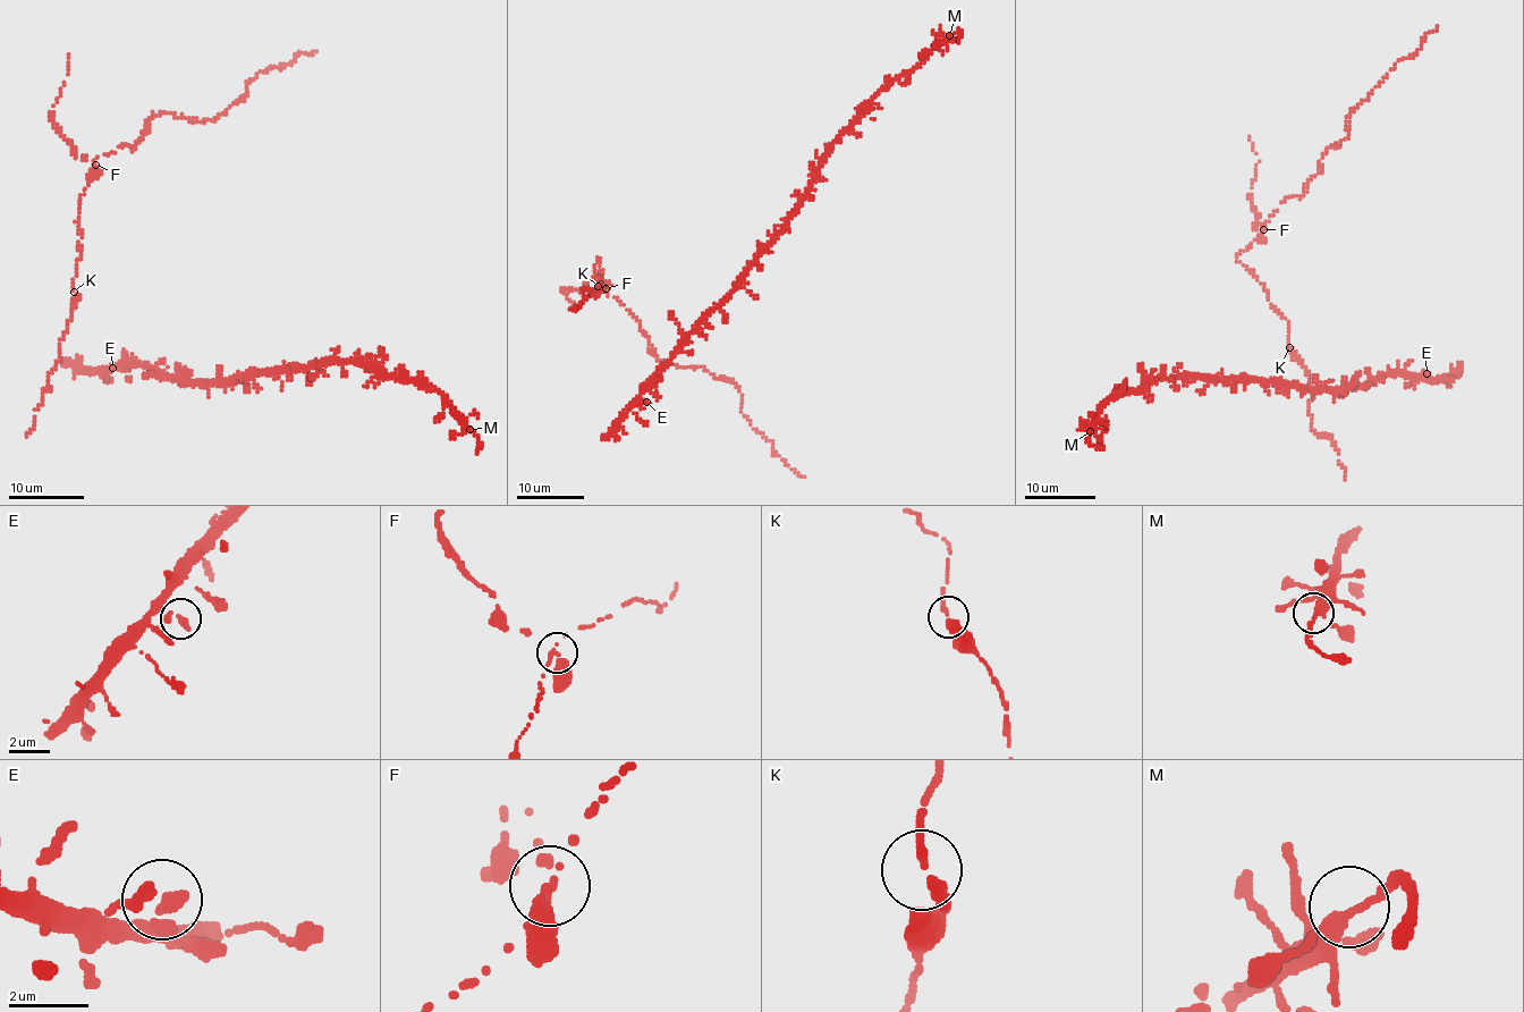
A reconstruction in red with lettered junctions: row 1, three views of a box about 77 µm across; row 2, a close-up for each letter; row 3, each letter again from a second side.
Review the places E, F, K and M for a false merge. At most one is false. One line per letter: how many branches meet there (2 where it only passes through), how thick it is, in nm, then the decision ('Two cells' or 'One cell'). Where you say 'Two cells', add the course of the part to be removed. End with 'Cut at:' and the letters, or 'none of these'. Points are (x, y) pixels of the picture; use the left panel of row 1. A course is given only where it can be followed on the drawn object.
E: Branches: 2. Thickness 240 nm. One cell
F: Branches: 2. Thickness 280 nm. Two cells. Course of the part to remove: (94, 165), (76, 155), (73, 144), (52, 119), (52, 107), (65, 83), (69, 53)
K: Branches: 2. Thickness 280 nm. One cell
M: Branches: 3. Thickness 260 nm. One cell
Cut at: F

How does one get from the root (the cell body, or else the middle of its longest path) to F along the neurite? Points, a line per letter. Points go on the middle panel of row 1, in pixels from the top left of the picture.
F: (590, 295), (597, 297), (601, 287), (598, 285), (598, 292), (600, 280), (593, 268), (598, 256), (606, 288)

